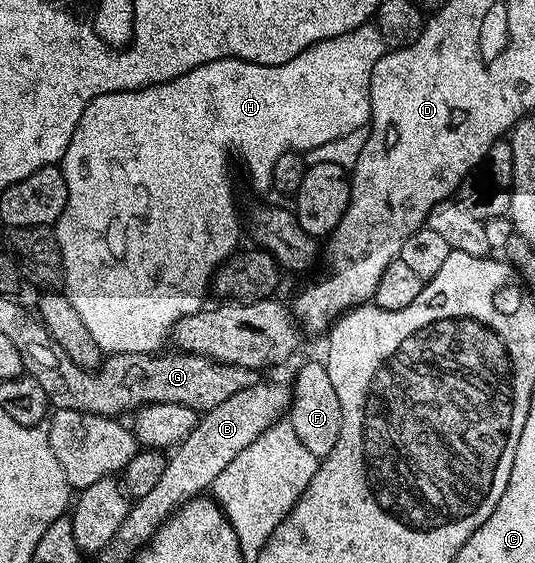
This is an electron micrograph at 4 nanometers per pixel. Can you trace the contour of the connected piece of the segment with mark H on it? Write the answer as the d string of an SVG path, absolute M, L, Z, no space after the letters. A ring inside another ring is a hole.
M367 23L356 27L352 31L348 31L339 37L332 39L324 39L317 41L312 47L308 47L300 55L296 55L296 59L288 59L288 63L283 65L257 65L251 61L240 61L237 59L227 59L225 61L213 61L212 63L204 63L200 67L196 67L192 71L188 71L184 75L180 75L171 81L165 81L159 85L149 85L146 89L133 89L132 91L124 91L123 93L105 93L100 95L98 100L88 103L88 107L84 107L84 115L80 115L80 119L76 123L76 131L72 131L72 139L66 148L66 154L61 159L66 174L66 182L68 183L68 203L64 207L64 211L59 215L56 222L56 236L58 238L58 246L60 247L60 255L62 256L61 268L66 269L66 286L64 292L66 298L74 302L76 307L76 315L80 315L80 319L84 322L84 327L88 327L88 335L92 335L92 339L102 349L103 354L112 353L156 353L163 348L162 345L173 334L174 325L180 323L180 319L184 319L188 315L198 312L203 308L206 297L206 289L211 288L212 278L218 270L219 265L223 265L230 256L239 248L238 236L244 233L244 225L238 222L238 205L234 202L234 185L230 182L230 152L242 153L242 161L246 164L246 169L250 172L250 181L258 189L270 189L272 185L272 167L276 167L276 157L282 153L293 153L295 151L307 151L306 149L318 149L321 145L326 145L329 141L338 141L341 137L346 137L349 133L354 133L358 128L365 126L370 120L370 76L372 75L372 67L376 67L378 60L382 58L382 54L387 52L387 47L382 41L382 36L378 30L377 24Z

